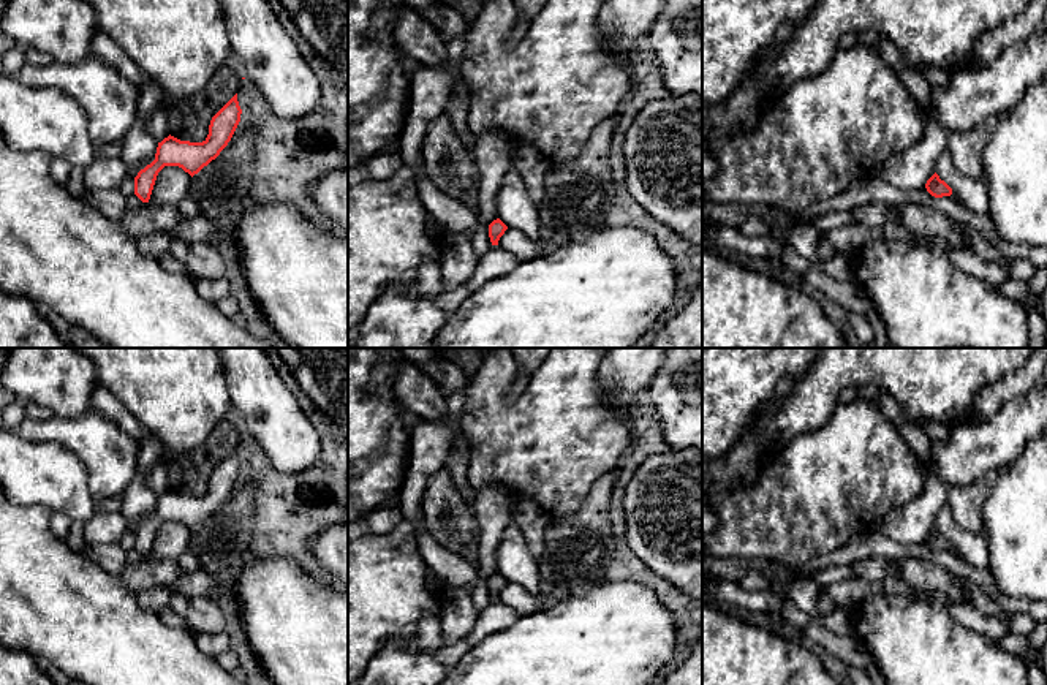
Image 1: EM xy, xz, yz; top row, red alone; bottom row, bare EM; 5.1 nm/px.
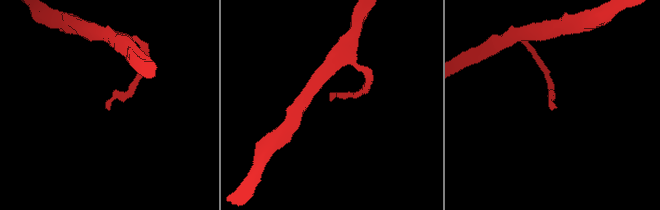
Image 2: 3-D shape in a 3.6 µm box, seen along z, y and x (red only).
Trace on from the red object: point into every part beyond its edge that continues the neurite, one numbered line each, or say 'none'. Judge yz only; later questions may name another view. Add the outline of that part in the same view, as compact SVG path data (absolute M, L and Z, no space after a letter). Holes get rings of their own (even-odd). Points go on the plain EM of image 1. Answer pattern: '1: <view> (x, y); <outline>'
none

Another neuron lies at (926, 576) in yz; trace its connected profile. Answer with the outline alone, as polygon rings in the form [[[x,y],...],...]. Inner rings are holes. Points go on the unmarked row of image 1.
[[[906,558],[894,562],[900,579],[906,581],[916,590],[933,595],[941,592],[949,596],[951,601],[973,604],[973,600],[962,590],[958,579],[947,570],[920,558]]]

